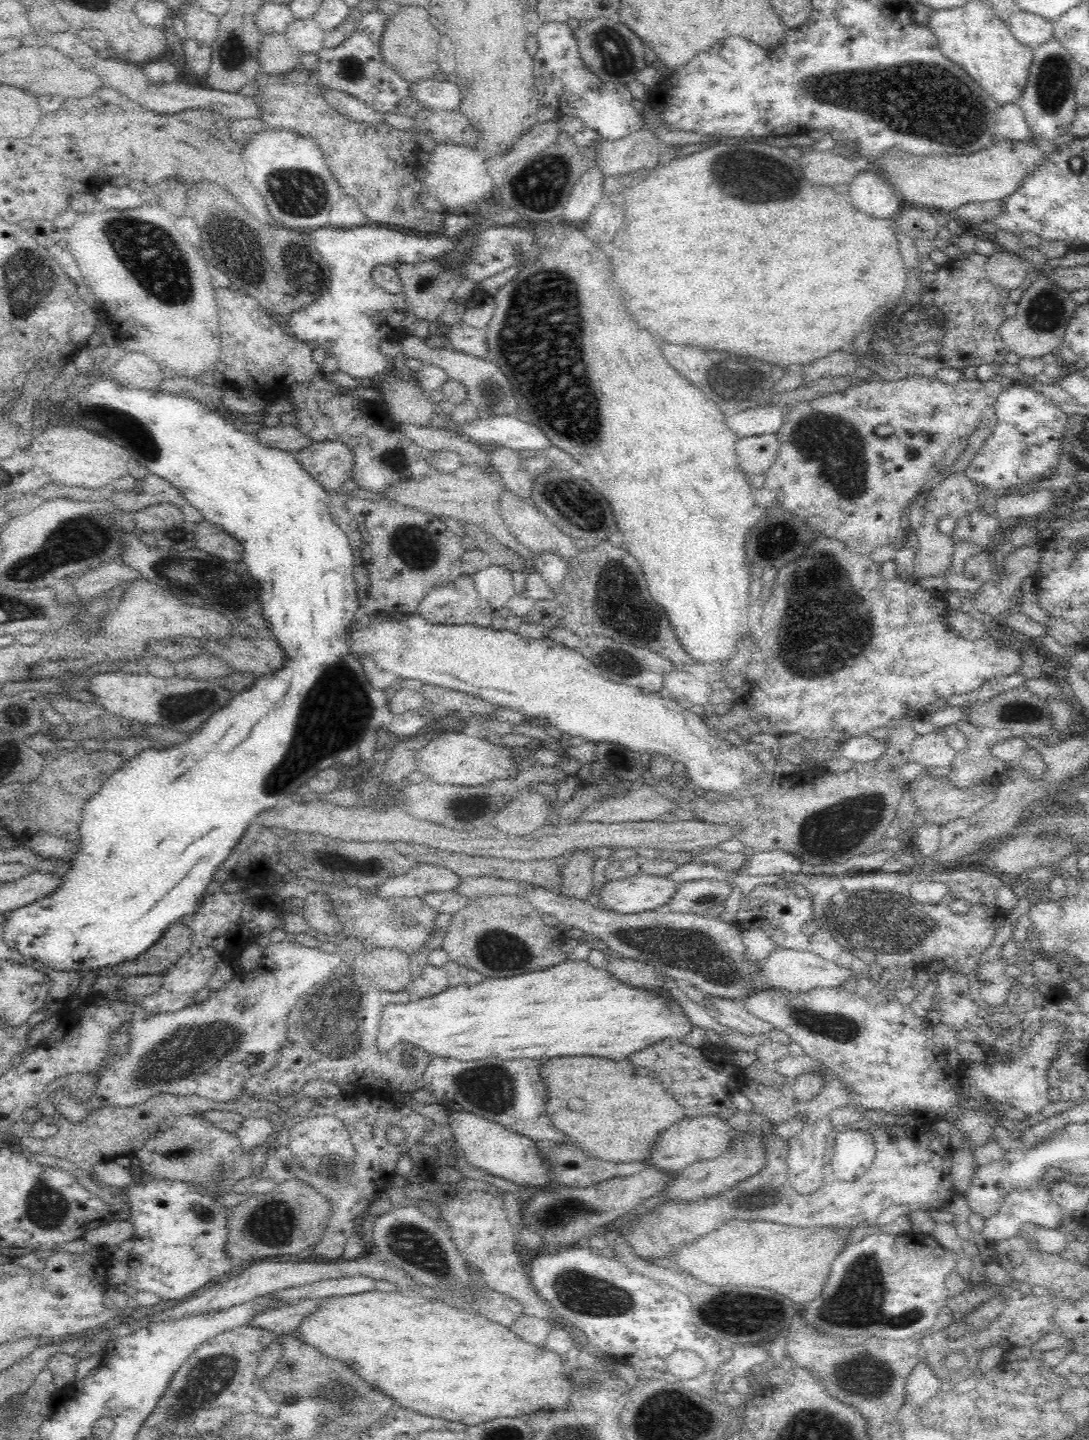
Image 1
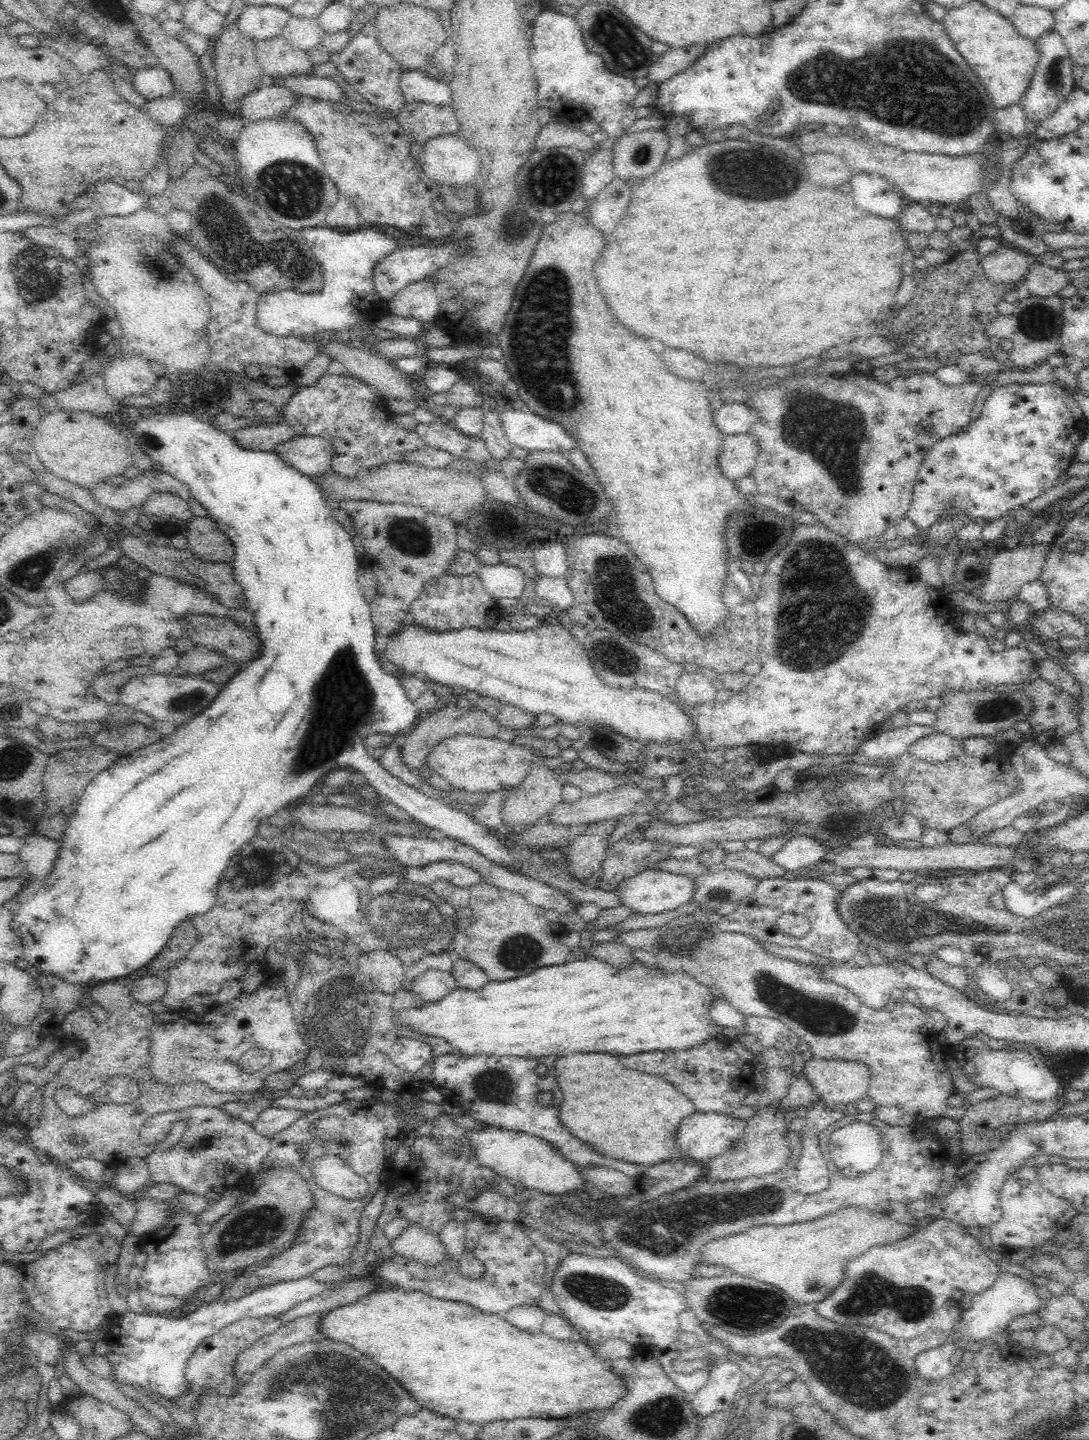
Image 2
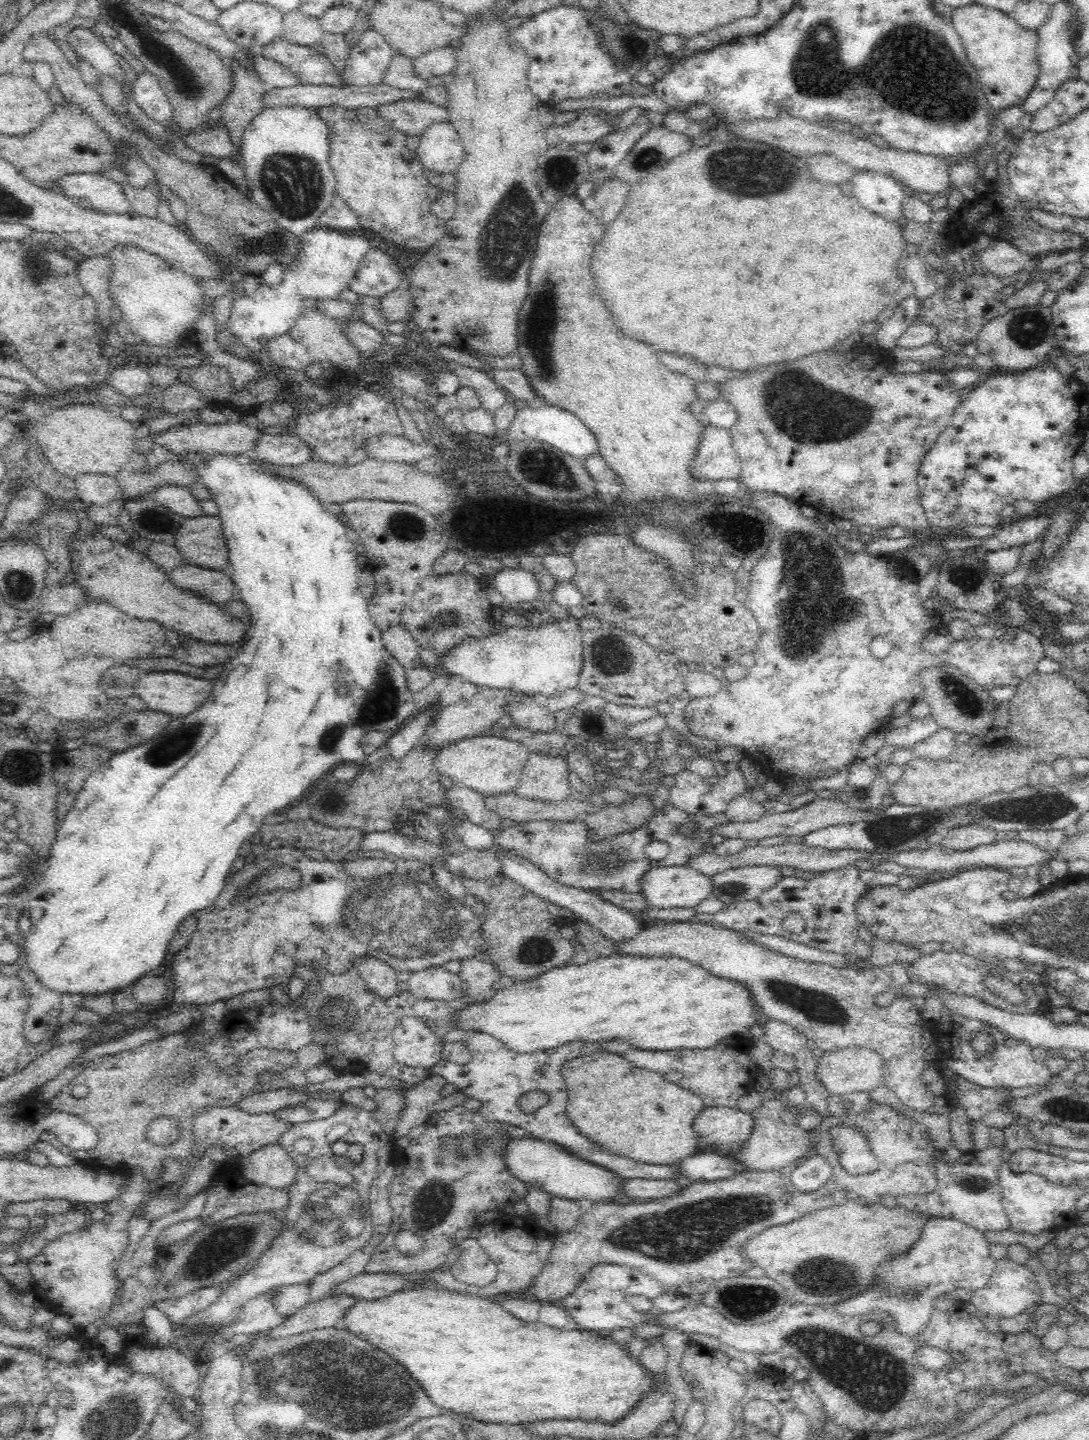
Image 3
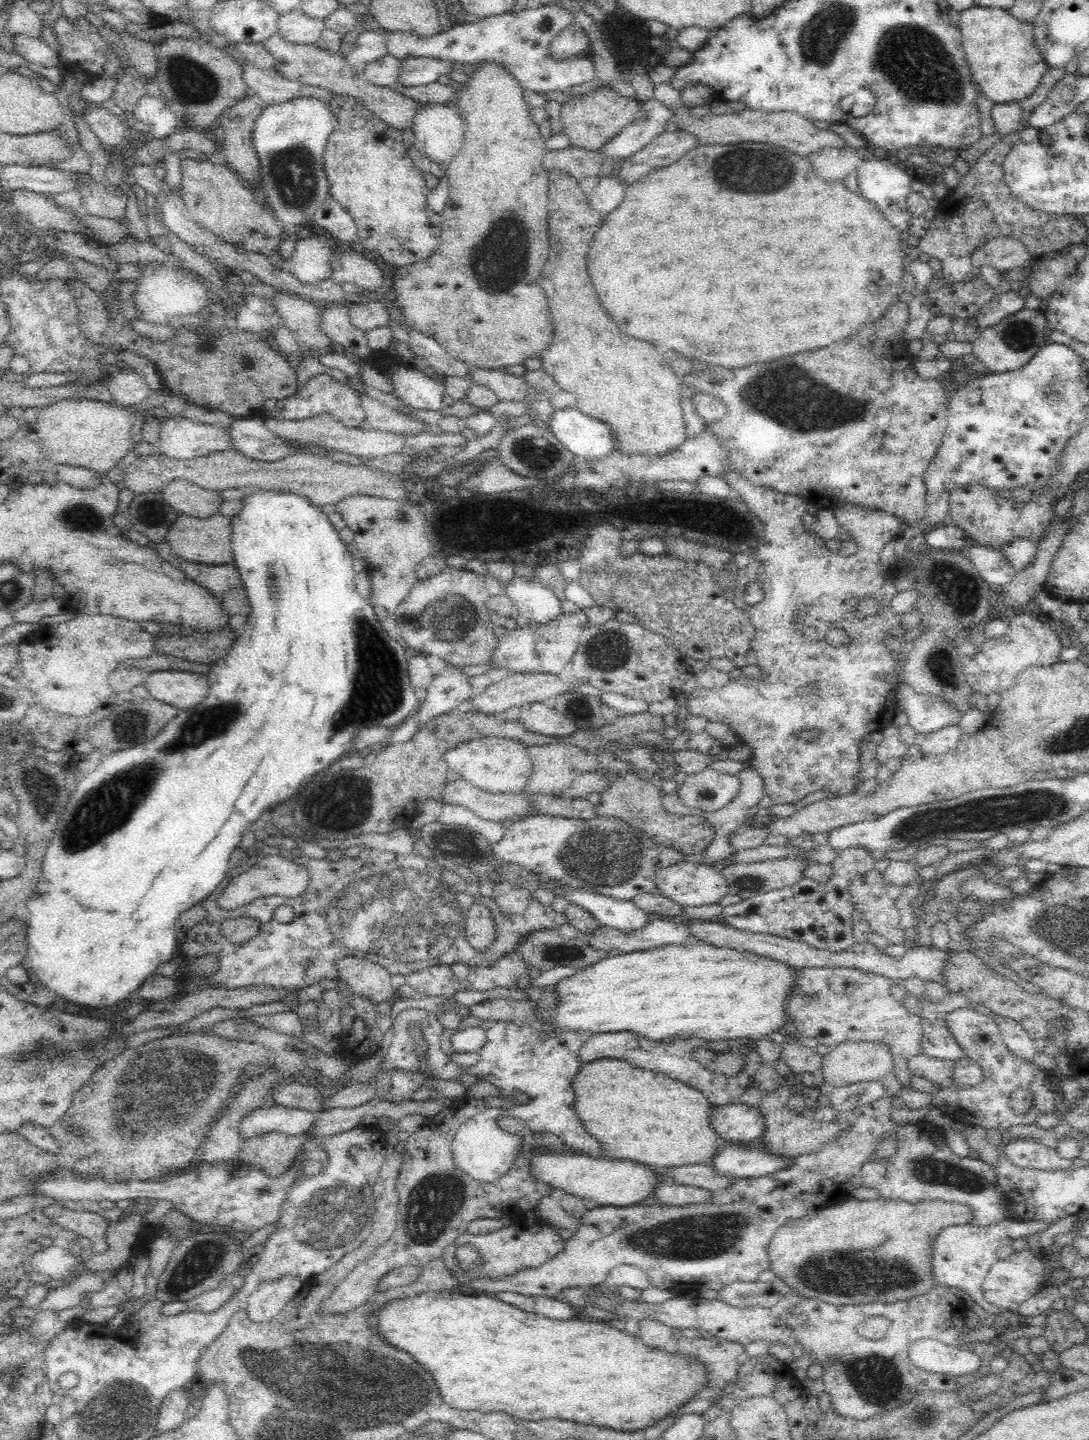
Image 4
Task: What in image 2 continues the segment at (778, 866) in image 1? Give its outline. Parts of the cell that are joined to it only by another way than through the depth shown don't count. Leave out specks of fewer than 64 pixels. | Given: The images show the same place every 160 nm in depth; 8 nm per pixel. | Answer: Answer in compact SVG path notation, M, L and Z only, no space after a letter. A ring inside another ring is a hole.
M798 836L787 842L771 856L771 862L784 868L787 873L810 869L823 859L828 851L818 840L806 836Z

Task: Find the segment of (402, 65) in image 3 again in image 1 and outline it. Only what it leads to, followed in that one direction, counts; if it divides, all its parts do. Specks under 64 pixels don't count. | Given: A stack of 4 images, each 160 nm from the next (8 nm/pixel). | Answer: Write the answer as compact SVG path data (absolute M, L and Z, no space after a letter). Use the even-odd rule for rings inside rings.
M454 78L444 82L421 80L411 83L410 88L412 96L426 108L452 112L460 108L461 90Z

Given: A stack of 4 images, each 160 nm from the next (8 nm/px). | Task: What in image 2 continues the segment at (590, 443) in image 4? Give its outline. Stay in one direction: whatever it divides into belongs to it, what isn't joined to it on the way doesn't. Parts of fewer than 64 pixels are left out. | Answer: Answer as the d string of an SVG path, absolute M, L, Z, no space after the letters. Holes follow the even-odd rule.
M500 409L500 419L507 439L512 446L530 452L559 452L565 457L576 448L576 440L568 435L564 427L552 420L545 420L532 412Z

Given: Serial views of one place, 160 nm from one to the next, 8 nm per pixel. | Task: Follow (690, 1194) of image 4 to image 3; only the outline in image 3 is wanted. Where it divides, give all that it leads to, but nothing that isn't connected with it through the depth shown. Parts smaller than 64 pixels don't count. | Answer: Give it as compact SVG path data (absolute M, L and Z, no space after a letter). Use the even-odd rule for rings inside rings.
M623 1179L620 1190L635 1200L637 1198L652 1200L672 1196L690 1183L688 1179L679 1181L674 1181L674 1179Z

